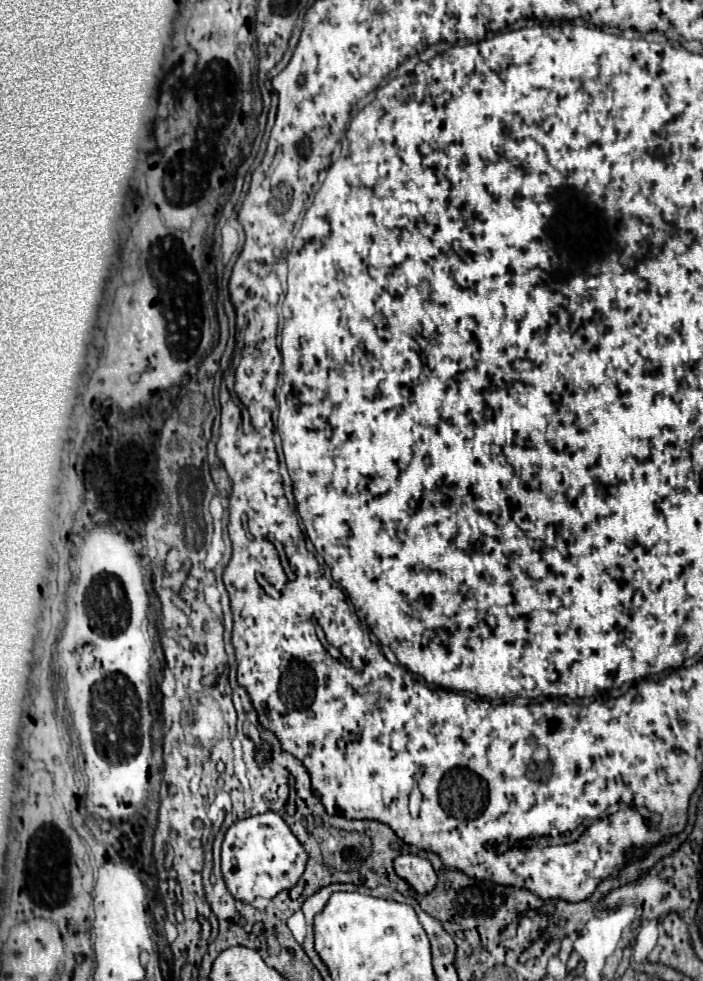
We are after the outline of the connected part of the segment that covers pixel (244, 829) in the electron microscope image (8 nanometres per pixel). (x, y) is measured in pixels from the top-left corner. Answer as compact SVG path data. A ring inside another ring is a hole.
M274 812L236 820L222 842L222 876L230 894L240 902L274 898L278 892L296 886L304 874L308 854L290 832L288 824Z

